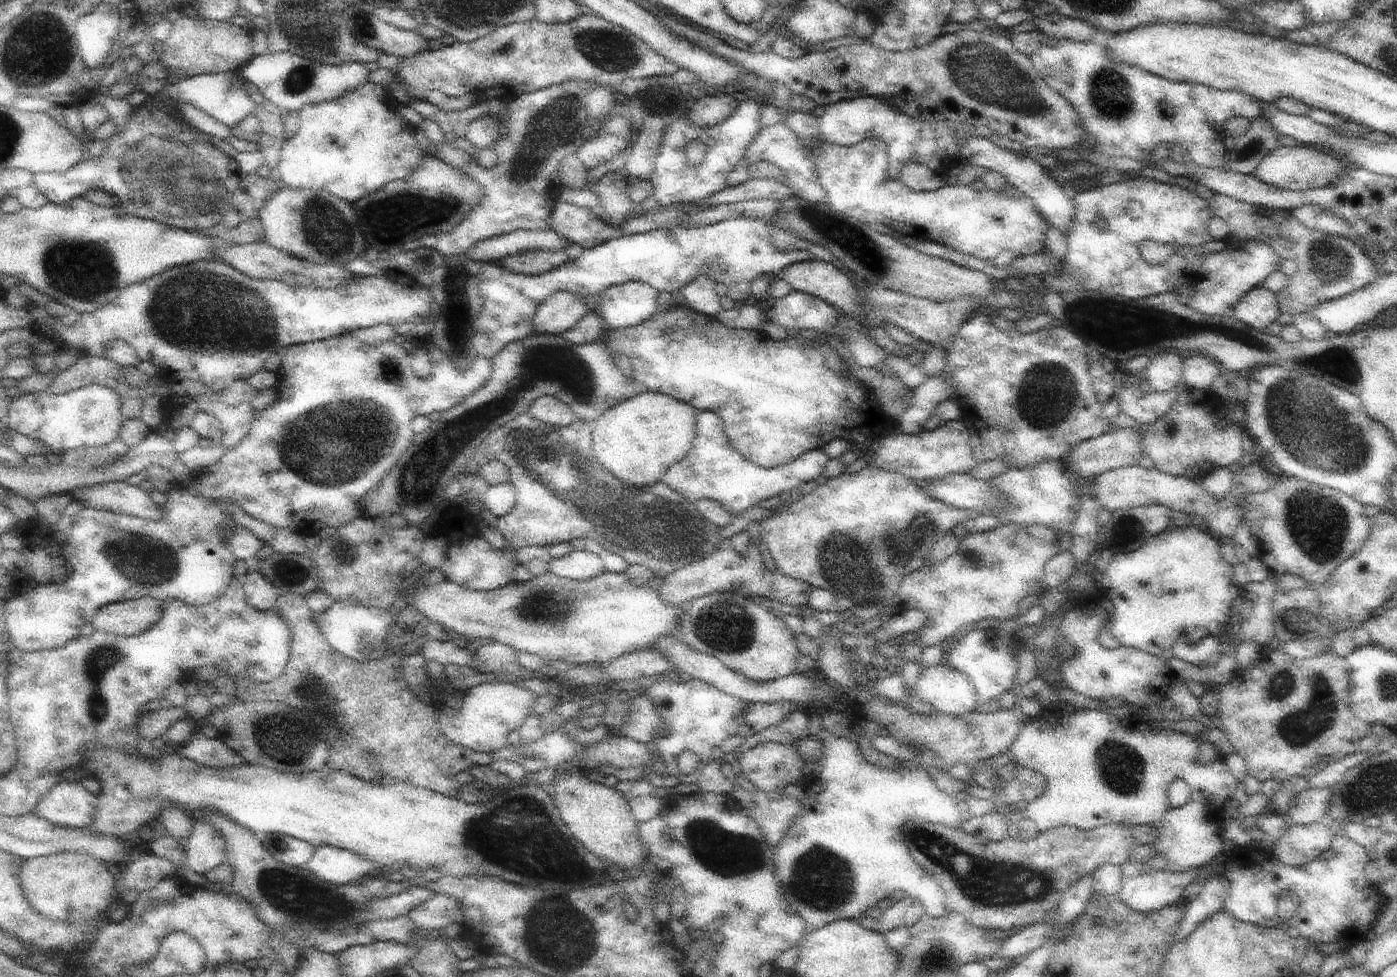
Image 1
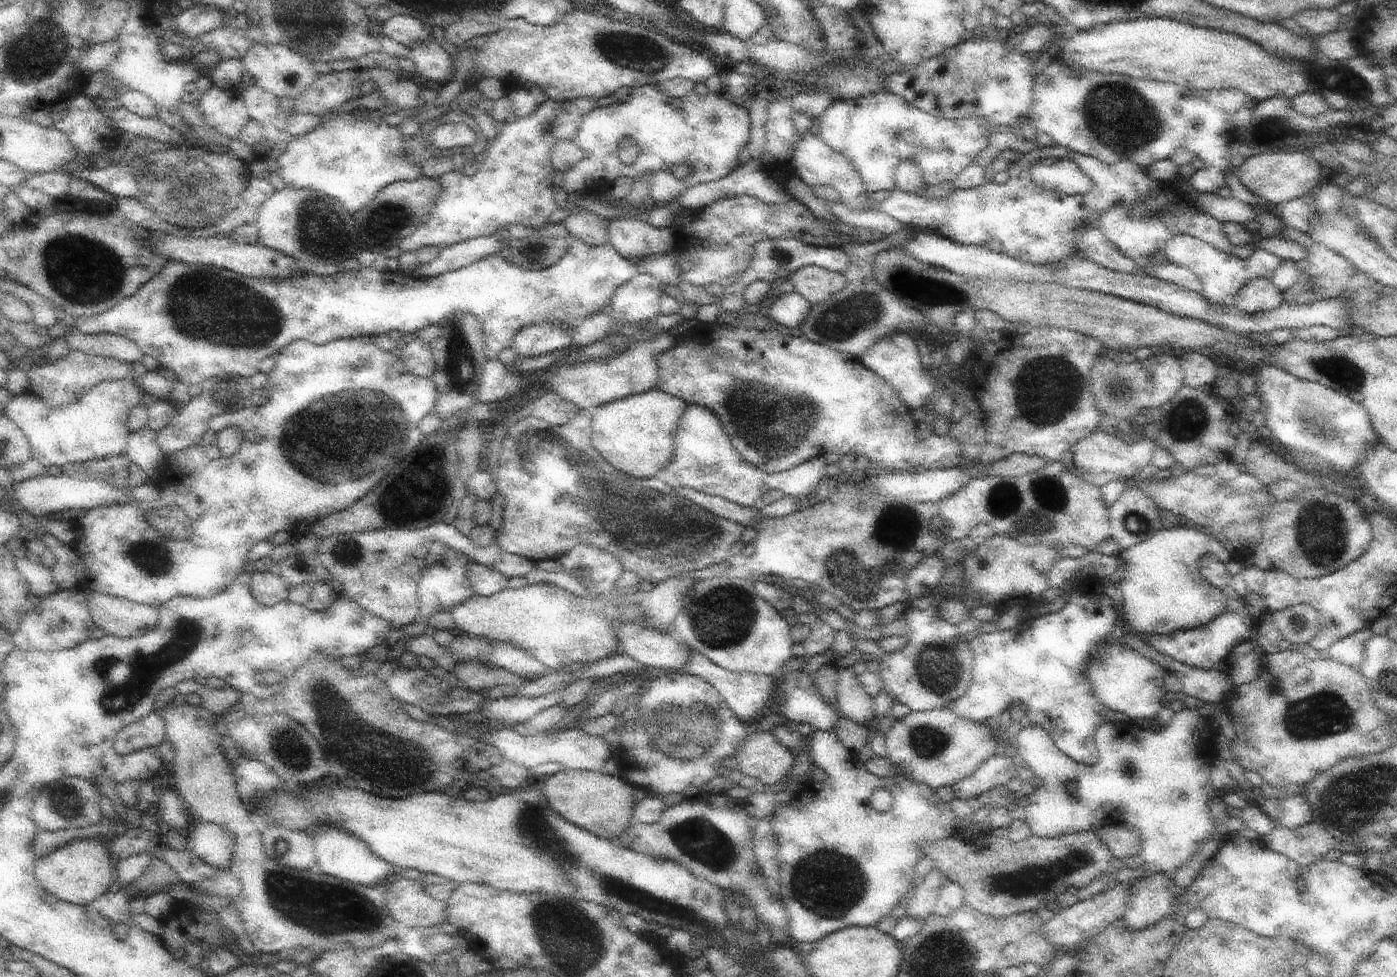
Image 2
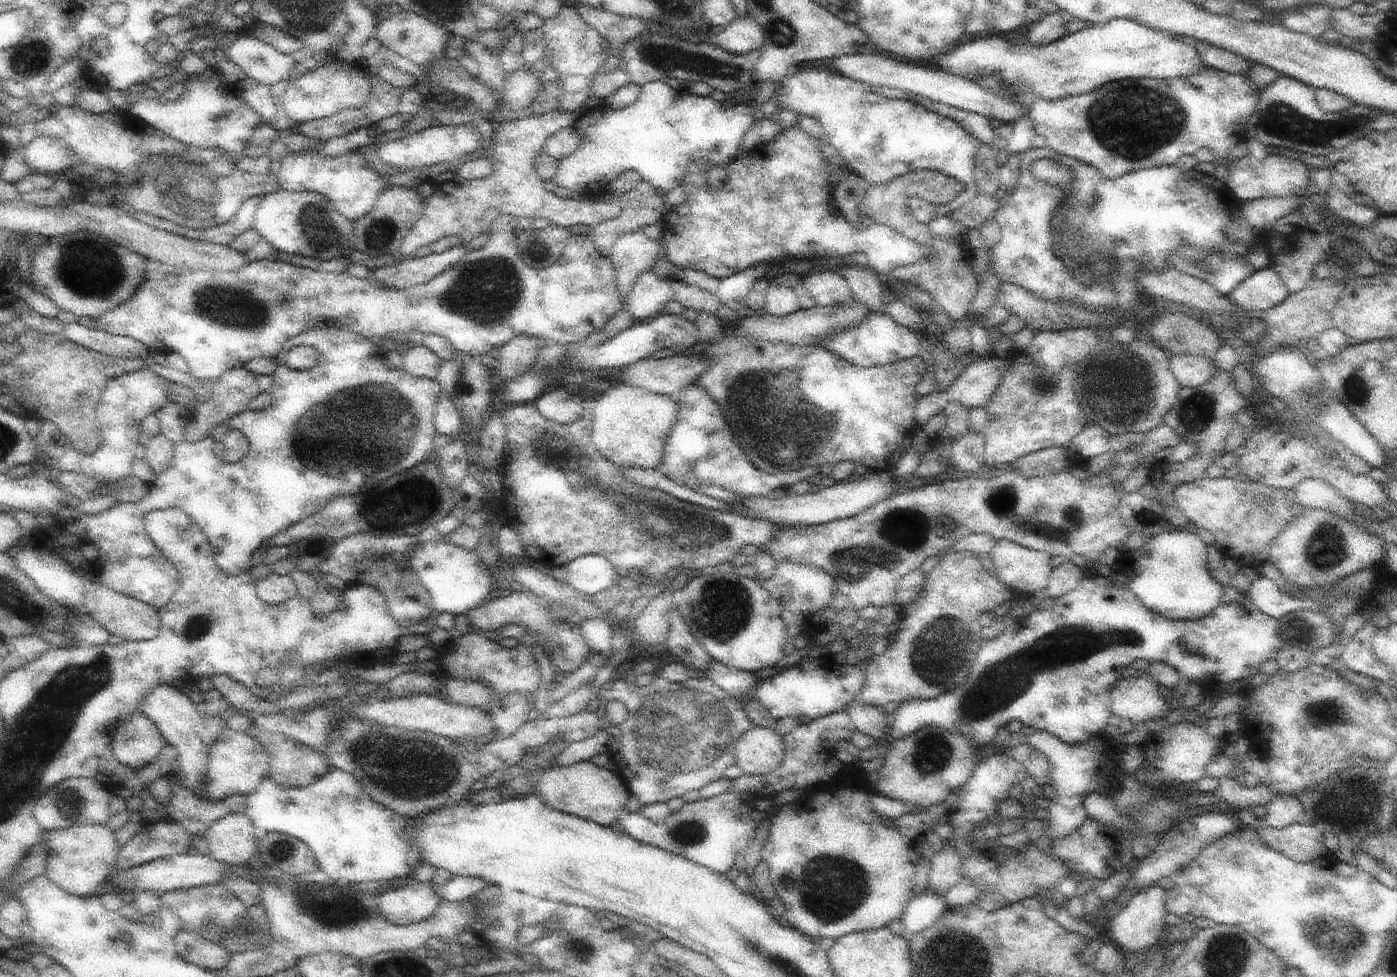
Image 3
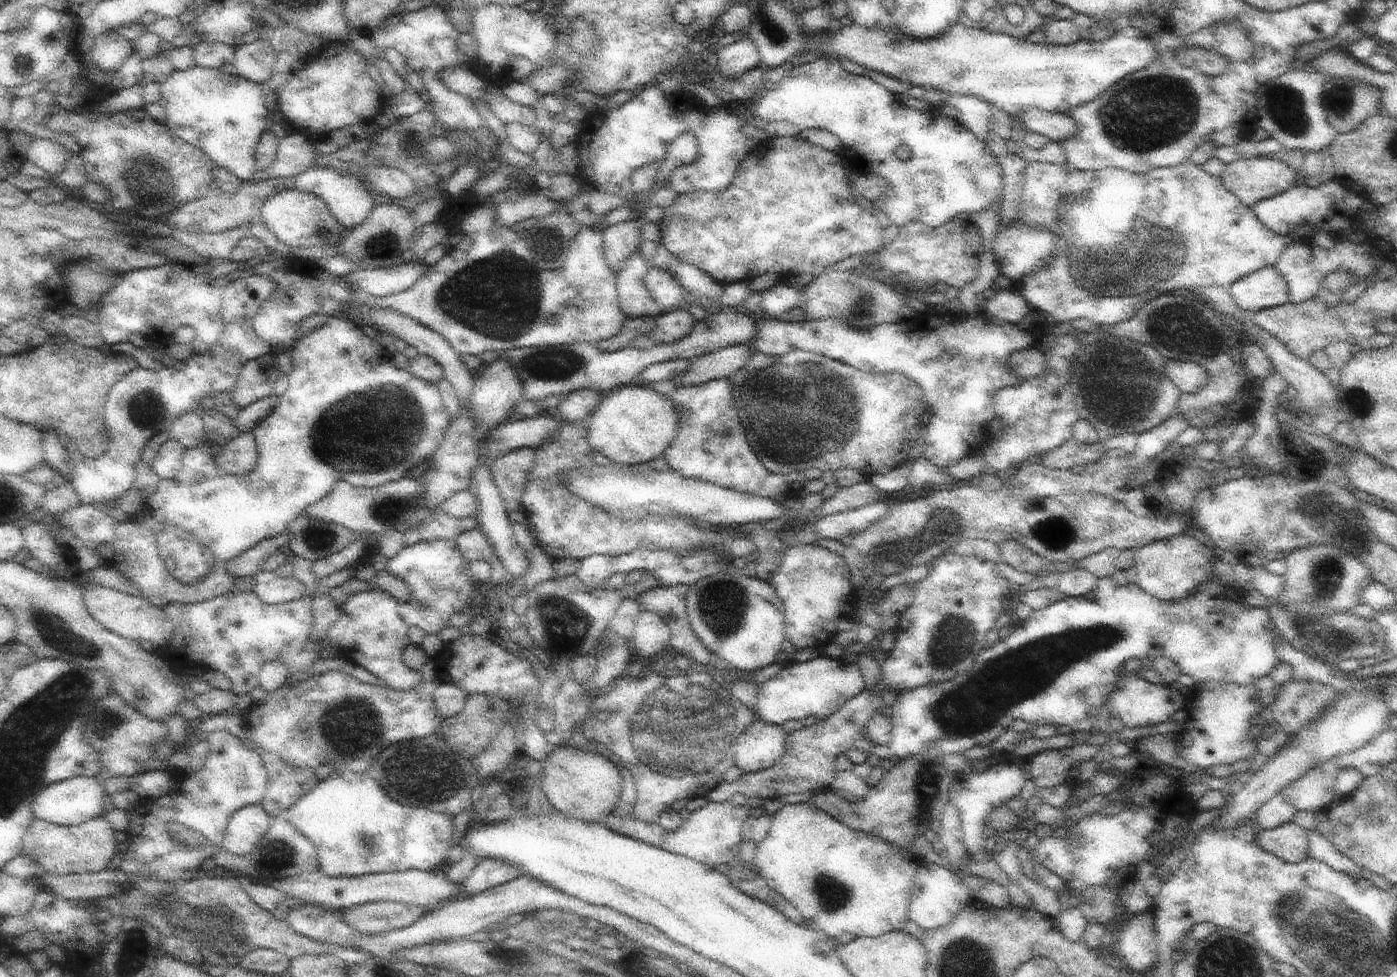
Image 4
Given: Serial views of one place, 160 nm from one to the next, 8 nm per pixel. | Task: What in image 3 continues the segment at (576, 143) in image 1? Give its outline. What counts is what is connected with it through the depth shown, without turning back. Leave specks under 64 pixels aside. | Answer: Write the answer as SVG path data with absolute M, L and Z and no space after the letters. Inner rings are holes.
M560 108L542 115L528 114L528 117L497 122L492 137L492 150L488 153L493 163L493 172L484 177L467 180L454 179L434 183L434 190L424 203L422 216L414 224L410 234L404 238L397 256L409 259L416 252L433 246L436 240L460 236L463 242L489 234L492 224L502 215L514 218L536 220L544 218L565 228L576 224L595 226L618 218L622 207L620 203L578 201L556 196L546 189L545 183L536 172L536 157L544 151L546 141L559 130L572 130L579 121L582 111L568 111Z

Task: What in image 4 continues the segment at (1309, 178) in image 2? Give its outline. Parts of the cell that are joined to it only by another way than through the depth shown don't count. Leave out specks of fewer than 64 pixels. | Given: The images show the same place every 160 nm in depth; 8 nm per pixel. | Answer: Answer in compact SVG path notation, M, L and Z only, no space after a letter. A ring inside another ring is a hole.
M1266 156L1252 157L1249 159L1241 158L1228 163L1225 171L1222 173L1221 179L1226 190L1235 194L1242 204L1250 208L1261 200L1269 199L1270 197L1290 190L1290 187L1293 187L1302 180L1301 175L1286 163Z

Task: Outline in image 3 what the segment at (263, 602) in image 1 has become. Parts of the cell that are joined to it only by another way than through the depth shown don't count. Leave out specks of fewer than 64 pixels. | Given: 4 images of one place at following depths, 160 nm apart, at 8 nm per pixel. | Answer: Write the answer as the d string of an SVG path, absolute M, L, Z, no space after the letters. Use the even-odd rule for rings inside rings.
M273 572L266 578L258 579L255 590L258 598L269 605L277 605L299 595L290 575L278 575Z

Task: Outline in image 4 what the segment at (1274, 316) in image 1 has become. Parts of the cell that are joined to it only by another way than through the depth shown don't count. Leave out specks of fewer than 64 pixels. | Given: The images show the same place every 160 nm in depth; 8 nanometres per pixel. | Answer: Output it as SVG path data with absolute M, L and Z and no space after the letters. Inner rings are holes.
M1276 267L1257 270L1228 289L1236 304L1251 315L1291 300L1288 285Z

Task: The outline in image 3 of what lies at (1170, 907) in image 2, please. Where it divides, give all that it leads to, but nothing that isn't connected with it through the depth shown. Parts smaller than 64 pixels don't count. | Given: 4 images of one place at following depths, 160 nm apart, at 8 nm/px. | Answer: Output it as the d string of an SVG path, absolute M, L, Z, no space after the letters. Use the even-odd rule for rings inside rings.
M1155 885L1150 890L1135 894L1120 914L1113 918L1112 924L1108 926L1108 933L1124 952L1134 952L1134 954L1146 952L1158 942L1158 936L1166 924L1166 916L1169 912L1166 906L1166 891Z

